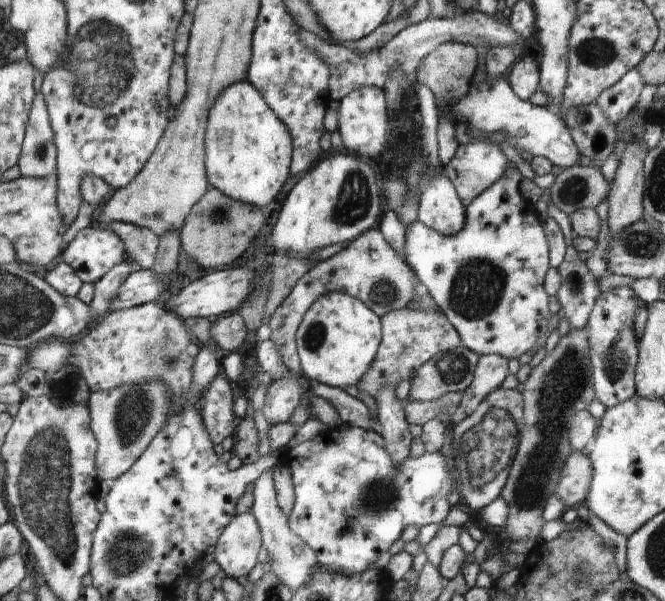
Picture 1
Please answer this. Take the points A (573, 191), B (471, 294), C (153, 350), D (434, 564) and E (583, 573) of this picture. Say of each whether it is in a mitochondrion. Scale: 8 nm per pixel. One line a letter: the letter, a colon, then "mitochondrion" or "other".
A: mitochondrion
B: mitochondrion
C: mitochondrion
D: other
E: mitochondrion

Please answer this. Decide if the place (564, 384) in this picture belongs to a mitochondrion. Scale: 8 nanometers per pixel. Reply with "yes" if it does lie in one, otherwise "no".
yes

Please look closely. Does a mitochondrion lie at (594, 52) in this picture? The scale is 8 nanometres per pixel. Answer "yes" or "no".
yes

